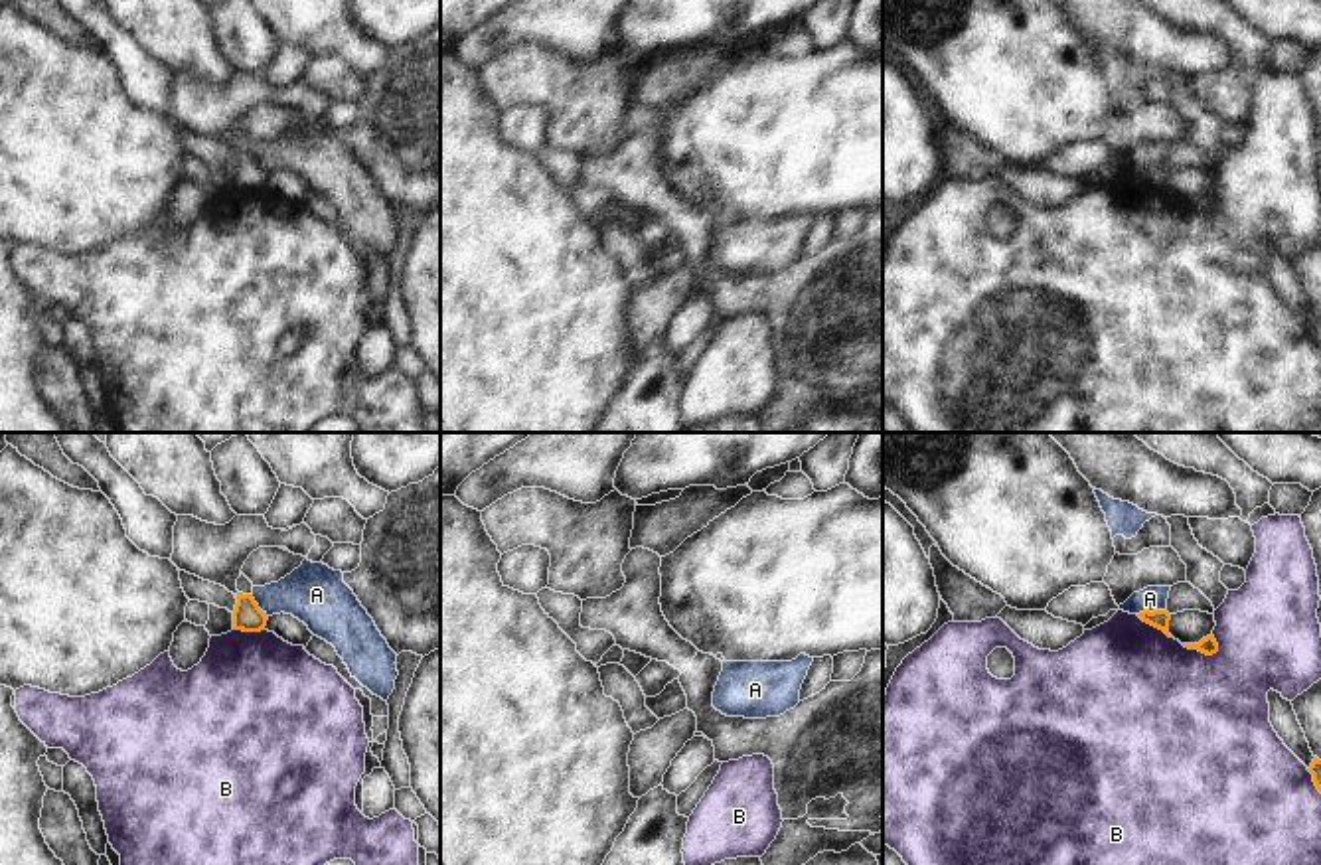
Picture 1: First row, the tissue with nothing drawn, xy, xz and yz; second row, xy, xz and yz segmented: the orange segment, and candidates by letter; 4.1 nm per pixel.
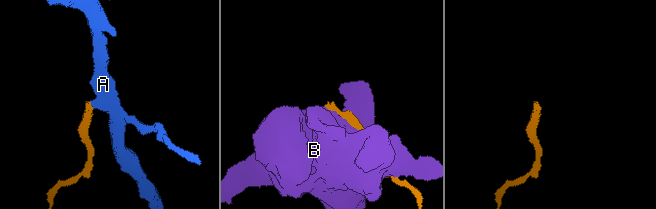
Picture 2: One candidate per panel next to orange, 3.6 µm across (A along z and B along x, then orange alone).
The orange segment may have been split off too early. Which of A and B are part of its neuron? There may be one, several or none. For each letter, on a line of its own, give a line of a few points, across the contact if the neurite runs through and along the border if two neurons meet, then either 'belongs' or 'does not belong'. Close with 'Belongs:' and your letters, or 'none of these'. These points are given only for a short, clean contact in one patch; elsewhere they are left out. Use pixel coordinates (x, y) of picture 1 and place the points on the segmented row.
A: line yz (1164, 609), (1138, 615); does not belong
B: does not belong
Belongs: none of these

